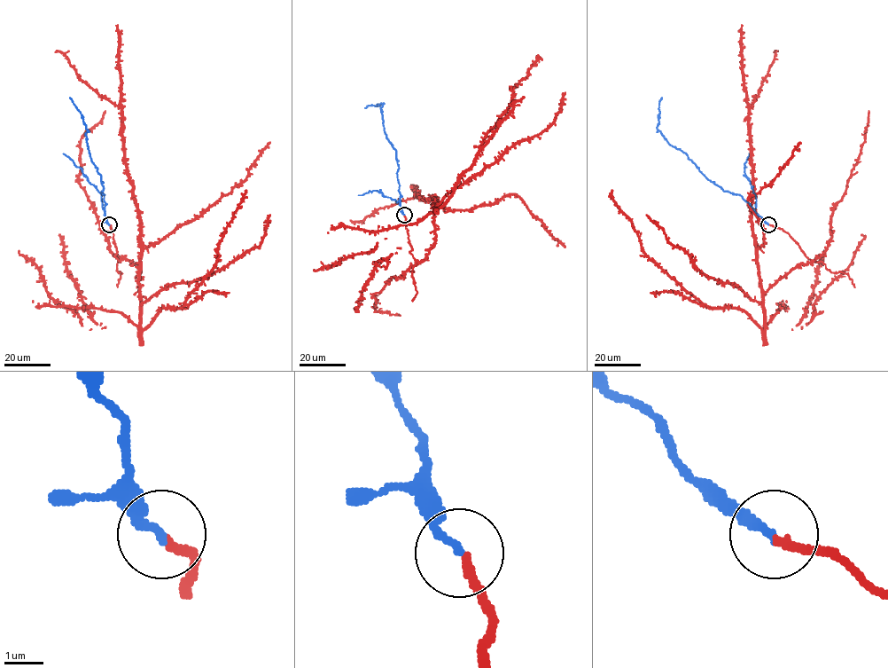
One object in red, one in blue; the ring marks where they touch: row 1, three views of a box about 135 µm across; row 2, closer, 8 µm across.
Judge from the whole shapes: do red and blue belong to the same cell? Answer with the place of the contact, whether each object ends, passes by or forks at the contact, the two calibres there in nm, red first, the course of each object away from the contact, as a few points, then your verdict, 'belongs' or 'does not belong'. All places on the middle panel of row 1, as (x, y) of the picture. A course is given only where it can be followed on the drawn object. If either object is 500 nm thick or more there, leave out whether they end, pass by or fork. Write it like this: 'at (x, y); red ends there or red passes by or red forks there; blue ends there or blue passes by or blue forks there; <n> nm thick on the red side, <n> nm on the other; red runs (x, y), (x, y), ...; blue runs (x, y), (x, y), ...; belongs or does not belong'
at (404, 215); red ends there; blue ends there; 220 nm thick on the red side, 220 nm on the other; red runs (404, 215), (410, 252), (420, 263), (434, 242), (435, 198), (416, 195), (378, 208), (359, 222), (350, 220); blue runs (404, 215), (399, 199), (396, 151), (384, 131), (382, 105), (364, 107); belongs

